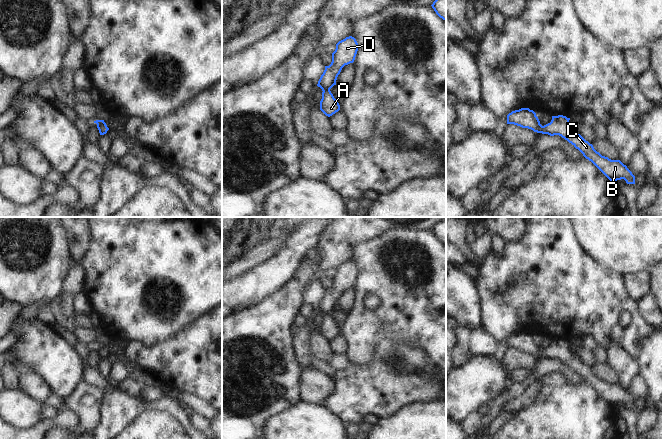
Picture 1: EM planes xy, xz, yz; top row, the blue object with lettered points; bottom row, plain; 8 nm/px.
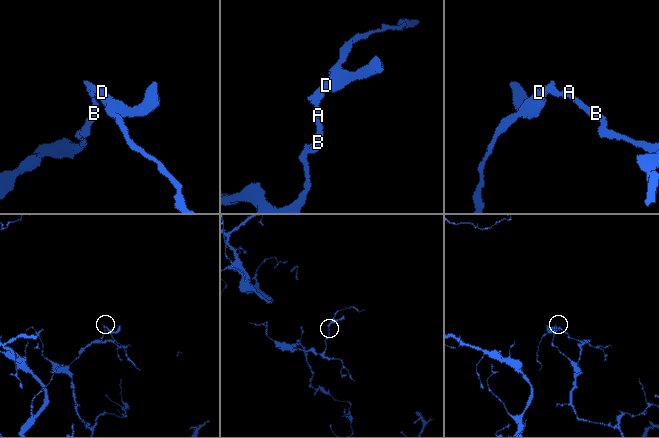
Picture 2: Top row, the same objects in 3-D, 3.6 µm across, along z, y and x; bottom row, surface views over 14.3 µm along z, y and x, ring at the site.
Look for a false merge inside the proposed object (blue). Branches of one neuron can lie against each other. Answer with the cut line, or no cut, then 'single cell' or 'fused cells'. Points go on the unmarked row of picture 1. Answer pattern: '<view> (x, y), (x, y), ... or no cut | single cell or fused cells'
no cut | single cell

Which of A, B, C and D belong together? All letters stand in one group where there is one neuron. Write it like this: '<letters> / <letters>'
A B C D

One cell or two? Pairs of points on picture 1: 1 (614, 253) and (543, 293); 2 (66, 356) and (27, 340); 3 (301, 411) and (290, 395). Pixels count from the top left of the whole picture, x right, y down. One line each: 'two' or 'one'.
1: two
2: one
3: two

